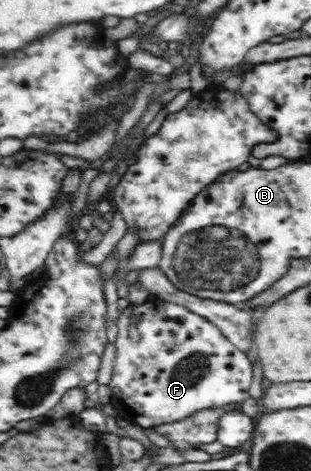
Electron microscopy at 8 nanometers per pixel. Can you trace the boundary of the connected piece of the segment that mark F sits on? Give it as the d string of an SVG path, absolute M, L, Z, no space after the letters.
M162 298L148 299L141 305L131 304L120 311L120 316L115 321L118 326L117 339L115 346L117 354L114 361L114 369L112 371L112 379L109 387L112 390L113 404L117 411L125 417L131 424L140 425L142 428L154 428L158 425L166 425L176 423L184 419L186 416L194 415L201 409L217 408L229 403L242 403L246 398L250 397L248 389L252 383L252 363L248 360L246 351L237 348L211 321L205 317L192 313L192 310L186 309L186 306L178 305L177 302L163 300Z

